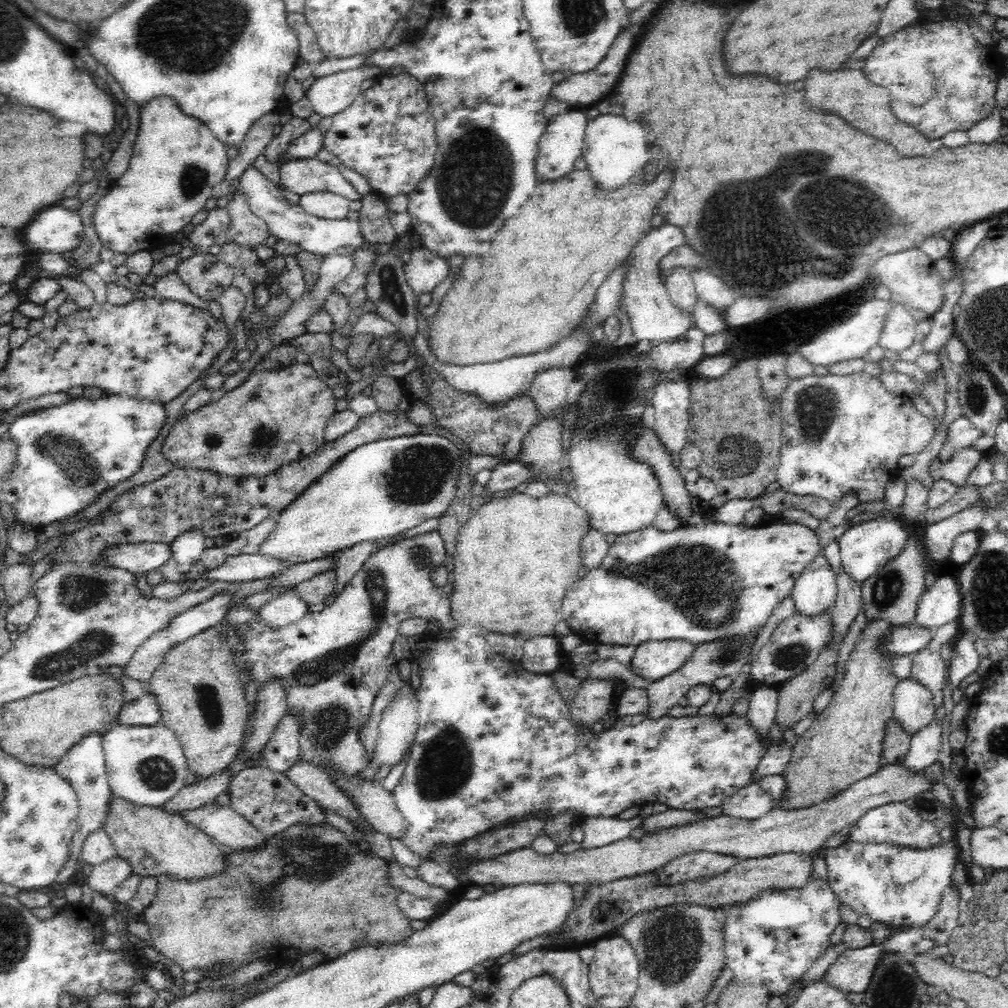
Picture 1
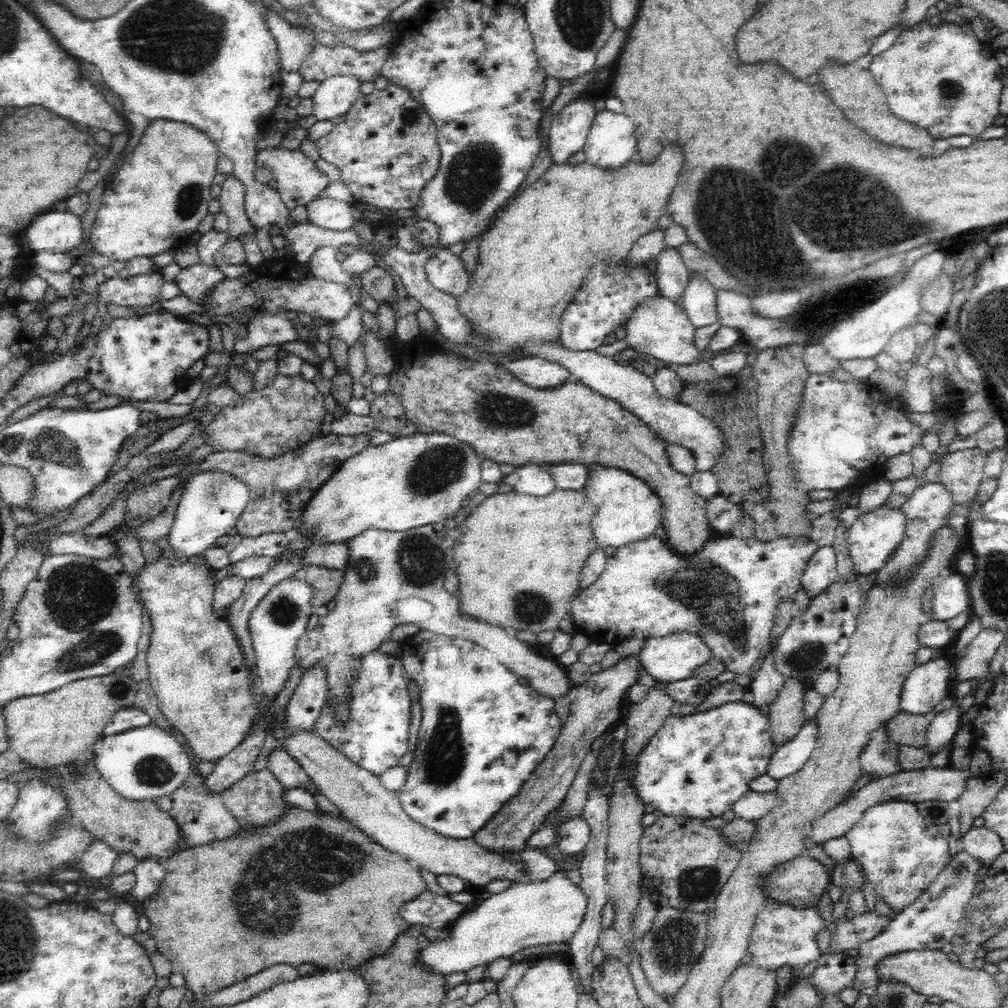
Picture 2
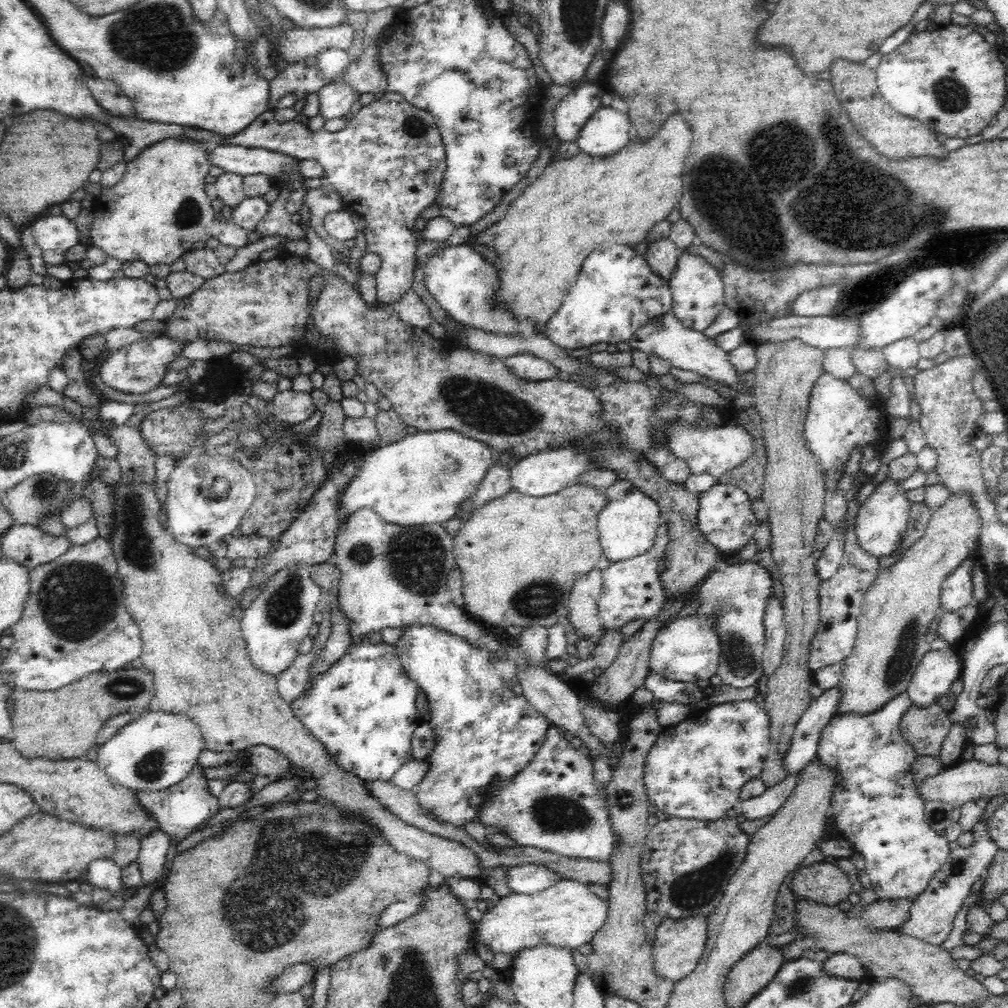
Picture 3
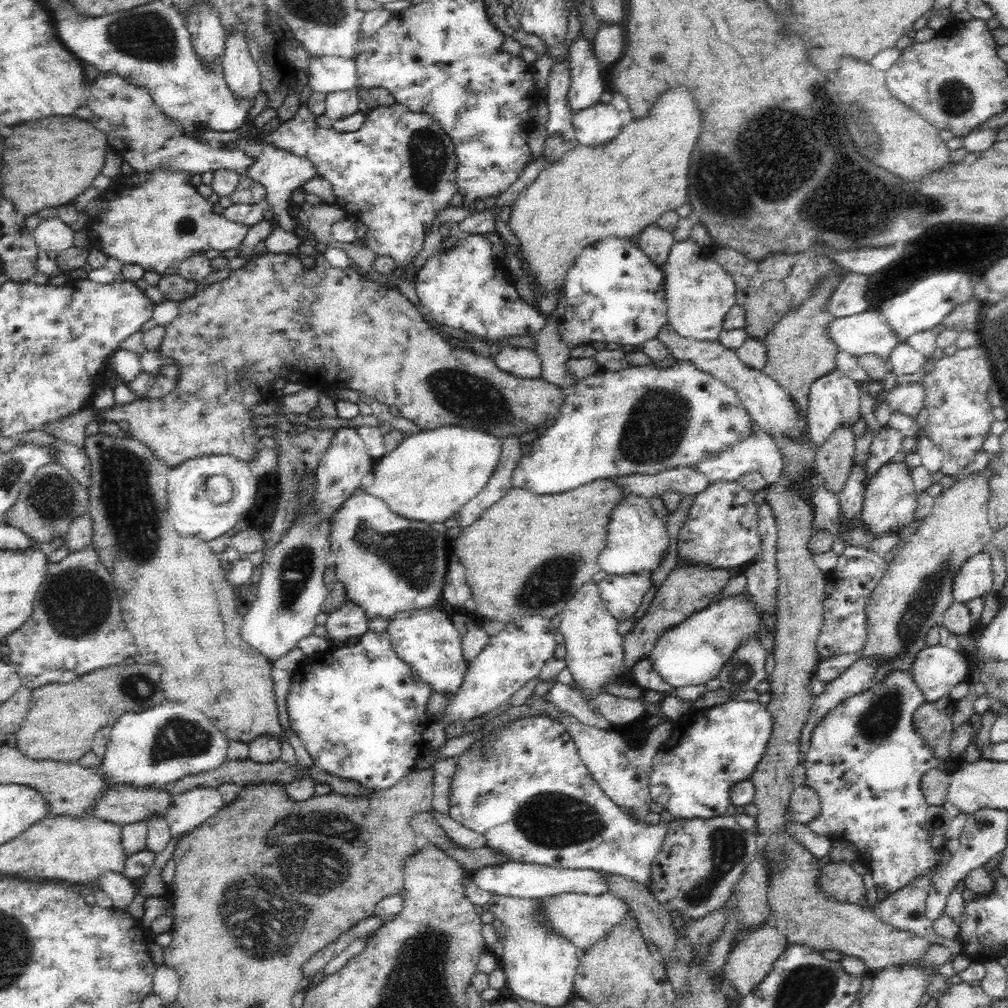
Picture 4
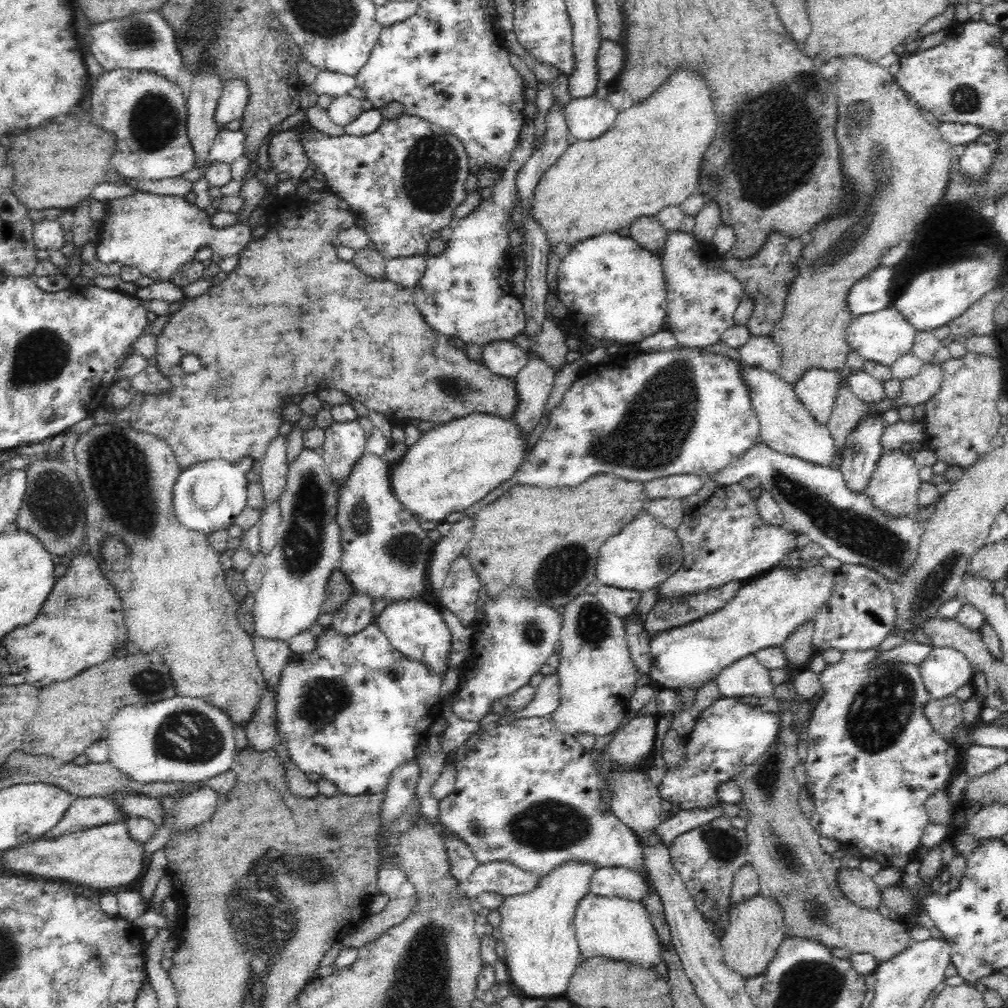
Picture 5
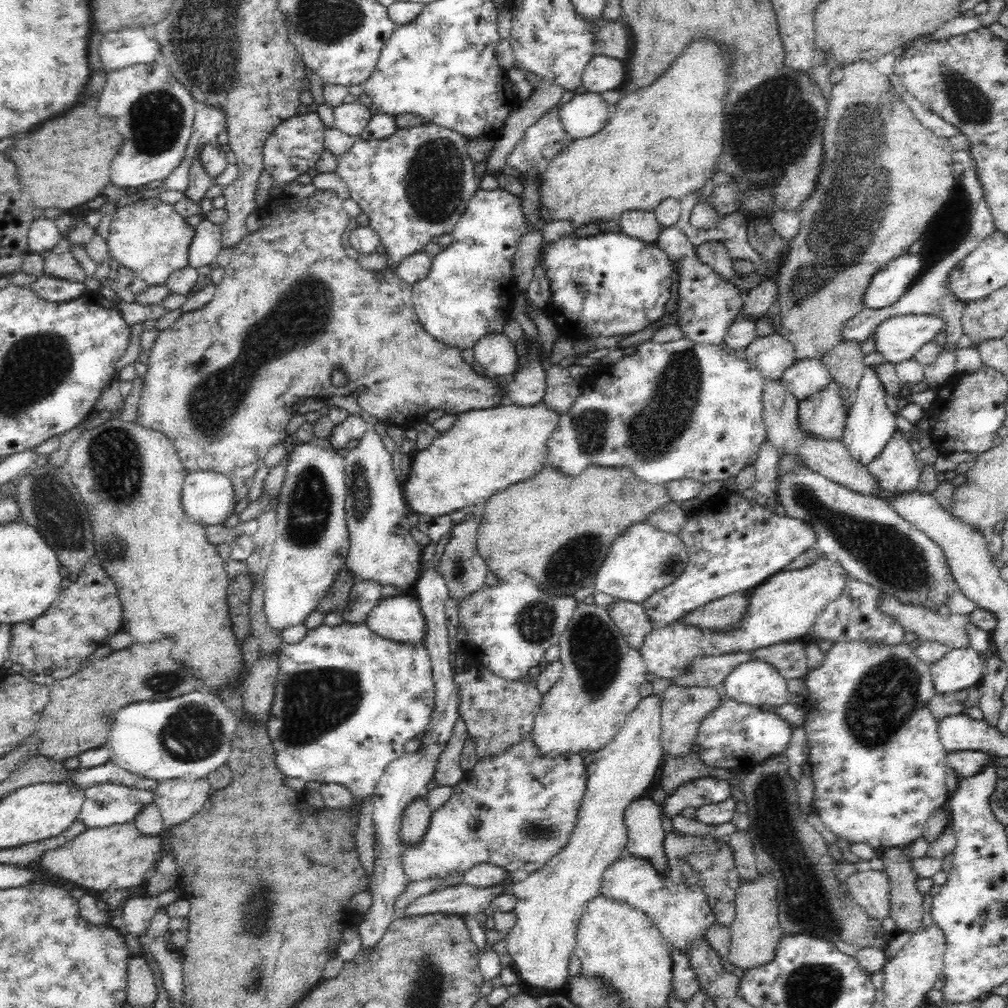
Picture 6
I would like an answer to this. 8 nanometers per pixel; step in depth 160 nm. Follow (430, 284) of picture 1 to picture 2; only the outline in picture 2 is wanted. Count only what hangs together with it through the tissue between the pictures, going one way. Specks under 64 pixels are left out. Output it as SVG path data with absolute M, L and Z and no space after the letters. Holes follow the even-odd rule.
M441 248L440 250L436 250L434 256L426 260L424 270L426 271L426 276L429 283L432 284L434 288L437 288L438 290L441 290L454 298L462 296L462 294L468 290L470 280L472 280L473 276L473 273L466 271L460 257L455 256L449 248Z

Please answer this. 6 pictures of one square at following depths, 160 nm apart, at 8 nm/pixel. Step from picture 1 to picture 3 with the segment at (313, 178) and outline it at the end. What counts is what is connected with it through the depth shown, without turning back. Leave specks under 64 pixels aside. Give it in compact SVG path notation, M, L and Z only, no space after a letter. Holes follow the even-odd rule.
M216 145L212 152L208 154L210 165L218 166L225 172L248 176L248 174L266 175L271 180L277 178L281 184L288 184L292 187L292 192L286 200L286 211L292 216L298 214L300 206L304 203L304 197L308 192L307 186L303 186L305 178L302 178L298 171L298 159L281 153L265 150L264 148L252 148L240 145Z

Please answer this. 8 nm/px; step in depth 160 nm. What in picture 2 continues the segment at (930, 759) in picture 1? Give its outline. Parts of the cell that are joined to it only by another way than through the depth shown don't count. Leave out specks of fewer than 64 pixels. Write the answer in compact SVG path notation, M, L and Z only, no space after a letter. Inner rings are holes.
M955 701L951 709L940 712L932 720L926 736L926 746L922 749L932 756L946 744L952 743L952 738L960 729L963 719L964 713L960 701Z

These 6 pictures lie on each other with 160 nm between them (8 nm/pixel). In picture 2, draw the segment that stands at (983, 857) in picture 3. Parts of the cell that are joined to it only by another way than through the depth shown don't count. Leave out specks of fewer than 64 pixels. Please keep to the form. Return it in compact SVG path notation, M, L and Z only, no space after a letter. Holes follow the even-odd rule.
M960 847L959 852L951 857L950 862L946 863L930 886L921 892L913 903L900 911L878 936L859 944L859 957L857 960L854 958L858 970L852 988L858 992L870 992L878 986L880 981L876 970L879 969L879 960L884 956L898 955L911 950L936 950L951 943L966 905L972 898L978 881L977 872L981 866L976 858L972 858Z

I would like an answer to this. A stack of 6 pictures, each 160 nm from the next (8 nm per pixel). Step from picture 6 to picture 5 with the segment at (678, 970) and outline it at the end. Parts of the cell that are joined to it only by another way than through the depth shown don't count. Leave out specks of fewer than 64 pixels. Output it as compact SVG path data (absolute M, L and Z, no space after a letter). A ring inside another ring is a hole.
M544 716L544 717L541 717L541 718L537 718L537 717L533 717L533 718L524 718L524 719L520 719L520 720L516 720L516 722L511 722L511 724L510 724L510 725L502 725L502 726L492 726L492 725L491 725L491 726L489 726L489 727L488 727L488 729L487 729L487 730L486 730L486 732L485 732L485 733L484 733L484 734L483 734L483 735L482 735L482 736L481 736L481 737L480 737L480 738L479 738L479 741L478 741L478 742L477 742L477 743L476 743L476 744L475 744L475 745L474 745L474 746L473 746L473 747L472 747L472 748L471 748L471 751L470 751L470 752L469 752L469 753L468 753L468 754L467 754L467 755L464 755L464 756L463 756L463 757L462 757L462 758L461 758L461 759L460 759L460 761L458 761L458 762L457 762L457 763L456 763L456 764L455 764L455 769L456 769L456 772L457 772L457 775L456 775L456 782L455 782L455 789L454 789L454 792L452 792L452 794L449 794L449 795L448 795L448 796L446 796L446 798L443 798L443 799L442 799L442 800L439 800L439 805L438 805L438 808L439 808L439 814L438 814L438 822L439 822L439 826L443 826L443 828L447 828L447 830L449 830L449 833L450 833L450 834L453 834L453 836L457 836L457 838L461 838L461 840L463 840L463 841L464 841L464 842L465 842L465 843L466 843L466 844L468 844L468 847L470 847L470 849L472 849L472 853L474 853L474 859L476 859L476 862L479 862L479 864L480 864L480 865L482 865L482 864L486 864L486 863L510 863L510 864L513 864L513 865L514 865L514 866L517 866L517 867L518 867L518 868L521 868L521 869L522 869L522 870L524 870L524 871L526 871L526 872L531 872L531 873L532 873L532 874L538 874L538 875L545 875L545 874L548 874L548 873L551 873L551 872L552 872L552 870L554 870L554 869L555 869L555 868L556 868L556 867L557 867L557 866L560 866L560 865L561 865L561 864L562 864L562 863L563 863L563 862L564 862L564 861L567 861L567 860L568 860L568 859L570 859L570 861L578 861L578 862L582 862L582 863L594 863L594 865L596 865L596 868L600 868L600 869L601 869L601 868L608 868L608 867L628 867L628 868L630 868L630 869L632 869L632 870L638 870L638 871L642 871L642 873L644 873L644 875L646 875L646 879L648 879L648 881L650 881L650 892L648 892L648 894L646 894L646 896L644 896L644 900L642 900L642 902L643 902L643 903L644 903L644 905L646 905L646 908L647 908L647 911L648 911L648 912L649 912L649 913L650 913L650 917L652 917L652 920L653 920L653 923L654 923L654 926L655 926L655 929L656 929L656 930L657 930L657 933L658 933L658 936L659 936L659 939L660 939L660 942L661 942L661 946L669 946L669 948L672 948L672 946L673 946L673 944L672 944L672 933L670 933L670 925L668 925L668 921L666 921L666 913L664 913L664 909L663 909L663 904L662 904L662 901L661 901L661 898L660 898L660 895L659 895L659 894L658 894L658 893L657 893L657 891L656 891L656 890L655 890L655 887L654 887L654 886L653 886L653 885L652 885L652 882L651 882L651 880L649 880L649 877L648 877L648 874L647 874L647 870L645 870L645 866L644 866L644 861L643 861L643 859L644 859L644 844L643 844L643 842L641 842L641 840L639 840L639 838L638 838L638 837L637 837L637 836L636 836L636 835L635 835L635 832L632 832L632 830L630 830L630 829L629 829L629 828L628 828L628 827L627 827L627 826L626 826L626 825L625 825L625 824L622 824L622 823L621 823L621 822L620 822L620 820L618 820L618 818L616 818L616 816L614 816L614 813L612 813L612 812L611 812L611 811L610 811L610 810L601 810L601 798L600 798L600 789L599 789L599 786L600 786L600 784L601 784L601 782L600 782L600 780L599 780L599 778L598 778L598 772L596 772L596 765L594 765L594 759L592 759L592 750L586 750L586 749L584 749L584 746L582 746L582 745L580 745L580 743L578 743L578 741L576 741L576 739L575 739L575 737L574 737L574 736L570 736L570 735L569 735L569 734L564 734L564 733L563 733L563 732L560 732L560 731L559 731L559 730L558 730L558 729L557 729L557 728L556 728L556 727L555 727L555 726L554 726L554 723L552 723L552 721L550 721L550 716Z

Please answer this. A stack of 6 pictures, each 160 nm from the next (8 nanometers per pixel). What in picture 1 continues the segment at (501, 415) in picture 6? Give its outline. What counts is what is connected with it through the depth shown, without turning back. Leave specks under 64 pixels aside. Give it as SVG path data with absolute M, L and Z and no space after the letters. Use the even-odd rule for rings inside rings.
M418 433L400 435L369 442L345 454L335 462L316 482L312 482L302 494L298 494L284 507L277 518L276 528L260 544L260 555L280 559L295 565L328 557L333 552L360 543L372 543L388 539L422 524L428 518L438 518L448 510L462 476L462 459L457 444L446 437Z

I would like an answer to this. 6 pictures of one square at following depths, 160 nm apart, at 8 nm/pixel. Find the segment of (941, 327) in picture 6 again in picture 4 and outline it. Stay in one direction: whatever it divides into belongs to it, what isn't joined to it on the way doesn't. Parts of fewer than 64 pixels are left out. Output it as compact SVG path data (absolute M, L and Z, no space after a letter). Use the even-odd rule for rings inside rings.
M864 311L854 316L835 317L826 333L838 350L855 357L876 355L888 362L890 352L900 339L888 328L880 311Z

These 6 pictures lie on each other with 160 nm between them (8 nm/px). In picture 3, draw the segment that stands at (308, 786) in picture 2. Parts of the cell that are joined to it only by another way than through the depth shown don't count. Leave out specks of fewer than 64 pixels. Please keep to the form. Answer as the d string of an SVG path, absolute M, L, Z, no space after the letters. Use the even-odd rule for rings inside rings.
M259 744L256 746L251 746L246 751L247 754L249 754L249 763L254 766L254 772L256 774L253 780L247 783L252 794L258 793L263 787L276 780L285 780L296 777L289 774L289 770L292 766L291 760L275 748L268 745Z

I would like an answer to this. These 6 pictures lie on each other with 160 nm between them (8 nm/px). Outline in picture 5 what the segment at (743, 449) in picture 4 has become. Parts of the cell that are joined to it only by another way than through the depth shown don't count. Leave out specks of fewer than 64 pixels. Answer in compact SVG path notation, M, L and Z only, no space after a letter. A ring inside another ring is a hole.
M759 441L742 456L734 458L724 470L708 474L707 478L722 486L739 483L746 477L756 477L761 487L772 493L790 530L804 533L810 541L819 544L827 556L839 560L841 564L867 566L884 576L886 581L896 583L916 562L926 521L919 522L916 512L894 517L876 508L864 491L858 493L848 489L839 468L812 464L776 452Z

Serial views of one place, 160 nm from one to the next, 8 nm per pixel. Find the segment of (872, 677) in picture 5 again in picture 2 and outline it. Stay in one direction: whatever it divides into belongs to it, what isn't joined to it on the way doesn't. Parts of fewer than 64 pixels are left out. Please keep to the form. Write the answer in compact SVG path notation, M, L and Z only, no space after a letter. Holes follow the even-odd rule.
M887 722L880 724L860 753L861 774L870 774L872 780L902 770L898 761L898 743L886 735L886 729ZM890 799L888 802L868 807L845 837L851 844L851 857L860 861L874 892L892 910L903 910L913 903L951 859L948 837L940 834L936 825L923 818L915 803L902 799Z

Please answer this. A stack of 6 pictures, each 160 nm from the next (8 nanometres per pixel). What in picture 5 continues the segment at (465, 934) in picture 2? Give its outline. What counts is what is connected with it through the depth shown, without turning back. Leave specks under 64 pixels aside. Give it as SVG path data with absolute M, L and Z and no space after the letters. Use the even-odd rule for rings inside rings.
M586 894L576 906L574 928L581 956L586 959L601 956L643 968L654 968L663 960L657 930L643 902Z

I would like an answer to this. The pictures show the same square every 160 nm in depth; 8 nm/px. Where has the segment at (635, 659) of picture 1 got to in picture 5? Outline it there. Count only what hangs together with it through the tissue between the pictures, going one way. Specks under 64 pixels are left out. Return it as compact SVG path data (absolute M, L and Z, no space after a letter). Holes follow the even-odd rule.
M808 563L805 567L802 567L802 570L794 570L794 572L786 570L784 567L781 567L780 569L774 567L774 569L770 570L768 573L760 575L747 584L742 584L738 594L736 594L736 597L733 597L732 601L728 602L727 606L724 606L724 609L716 610L716 613L708 614L695 622L690 622L676 628L662 631L659 634L656 634L654 638L651 638L649 645L649 657L651 660L649 676L651 677L653 684L657 687L666 689L679 689L680 687L692 688L694 683L704 682L704 684L706 684L706 682L714 680L721 673L721 670L724 667L730 666L733 662L736 662L741 658L754 655L759 650L765 648L781 648L784 645L784 642L787 642L787 639L797 630L796 628L798 628L798 626L802 626L802 624L815 619L819 609L832 597L832 590L836 587L836 578L836 572L827 570L826 567L820 564L816 565L813 563Z

